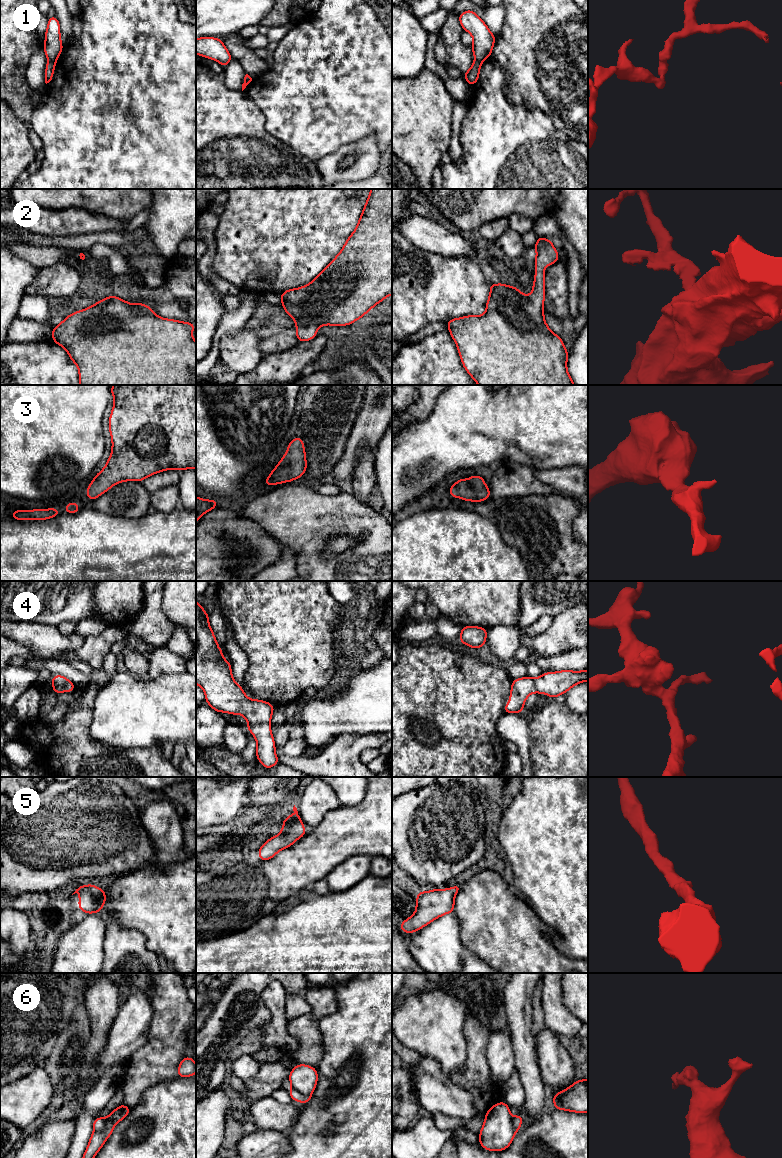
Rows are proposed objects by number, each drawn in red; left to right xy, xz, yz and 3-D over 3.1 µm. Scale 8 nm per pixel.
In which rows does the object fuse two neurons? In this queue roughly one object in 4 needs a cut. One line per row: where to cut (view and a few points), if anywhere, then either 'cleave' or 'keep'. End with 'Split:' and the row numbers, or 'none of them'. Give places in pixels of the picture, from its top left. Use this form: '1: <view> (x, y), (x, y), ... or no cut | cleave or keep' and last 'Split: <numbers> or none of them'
1: xy (48, 59), (55, 61) | cleave
2: no cut | keep
3: no cut | keep
4: no cut | keep
5: no cut | keep
6: xy (105, 1118), (105, 1126), (101, 1130), (94, 1131) | cleave
Split: 1, 6

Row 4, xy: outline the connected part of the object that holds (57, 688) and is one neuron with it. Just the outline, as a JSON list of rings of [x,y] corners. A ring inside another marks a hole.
[[[62,675],[53,676],[50,682],[53,686],[53,693],[73,692],[75,690],[75,685]]]

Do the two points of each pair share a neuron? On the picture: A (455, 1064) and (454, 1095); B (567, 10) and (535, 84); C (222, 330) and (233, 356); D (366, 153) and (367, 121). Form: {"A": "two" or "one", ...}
{"A": "two", "B": "one", "C": "two", "D": "two"}

